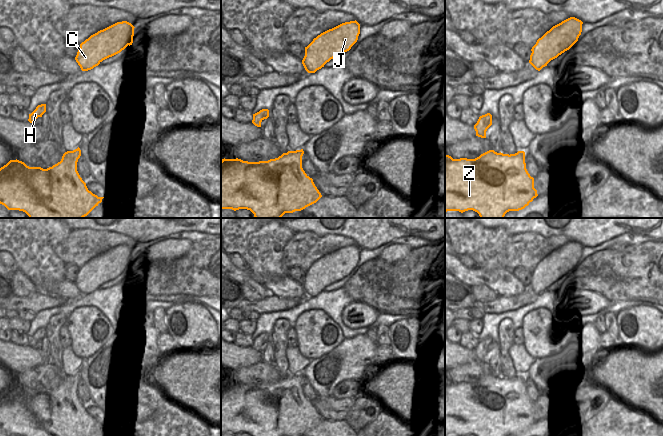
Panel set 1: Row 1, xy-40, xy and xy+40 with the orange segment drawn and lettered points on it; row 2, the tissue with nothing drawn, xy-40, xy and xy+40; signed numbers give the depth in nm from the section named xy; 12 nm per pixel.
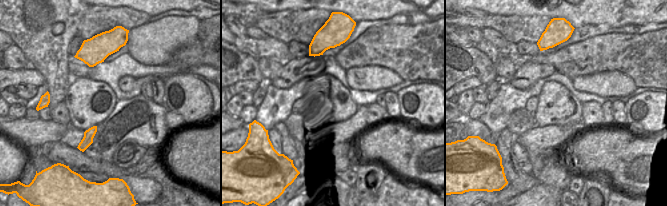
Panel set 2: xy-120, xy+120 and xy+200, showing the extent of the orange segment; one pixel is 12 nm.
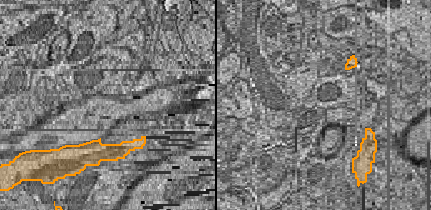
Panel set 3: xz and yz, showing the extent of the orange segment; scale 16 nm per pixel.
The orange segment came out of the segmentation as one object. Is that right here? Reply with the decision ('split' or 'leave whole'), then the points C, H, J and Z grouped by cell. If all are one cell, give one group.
leave whole | C H J Z

